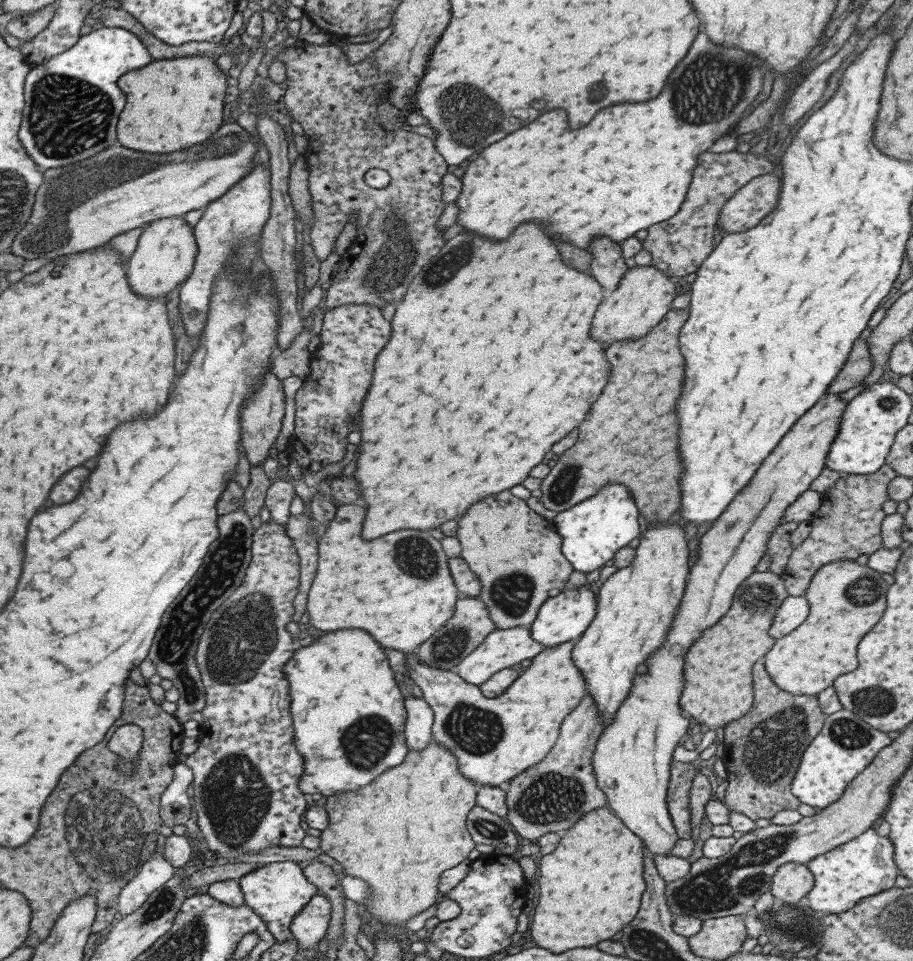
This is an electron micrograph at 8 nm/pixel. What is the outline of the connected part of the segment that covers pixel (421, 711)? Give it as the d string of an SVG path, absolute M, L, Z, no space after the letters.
M405 696L407 719L405 722L405 740L407 750L422 752L433 740L433 710L424 698Z

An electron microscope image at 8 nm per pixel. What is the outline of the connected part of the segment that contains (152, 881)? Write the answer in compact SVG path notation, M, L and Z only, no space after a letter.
M155 851L140 871L128 881L119 894L117 909L123 917L132 914L163 884L174 877L176 868L160 852Z

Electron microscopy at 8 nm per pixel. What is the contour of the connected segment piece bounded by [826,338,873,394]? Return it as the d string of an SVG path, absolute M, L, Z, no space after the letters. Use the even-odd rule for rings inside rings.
M856 339L842 370L830 383L830 388L826 393L846 392L858 387L871 373L872 367L873 359L867 345L867 339Z

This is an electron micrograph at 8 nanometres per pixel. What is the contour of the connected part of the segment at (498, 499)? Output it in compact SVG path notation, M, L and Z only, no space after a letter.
M500 492L496 496L486 496L476 506L472 506L458 520L458 540L461 557L469 564L472 572L480 579L481 591L477 596L489 610L496 629L527 627L537 617L539 608L546 602L550 590L563 590L572 574L572 563L561 551L562 539L552 521L538 515L522 500L510 492Z

